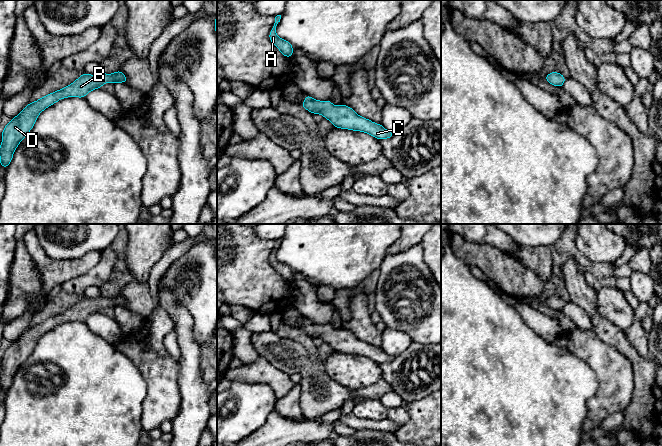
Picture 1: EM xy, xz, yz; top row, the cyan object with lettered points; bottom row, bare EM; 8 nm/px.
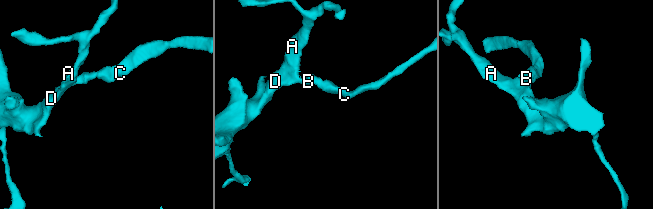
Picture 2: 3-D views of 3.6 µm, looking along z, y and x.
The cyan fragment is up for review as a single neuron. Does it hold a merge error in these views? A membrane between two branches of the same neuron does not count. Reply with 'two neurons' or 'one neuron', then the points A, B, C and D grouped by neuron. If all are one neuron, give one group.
one neuron; groups A B C D

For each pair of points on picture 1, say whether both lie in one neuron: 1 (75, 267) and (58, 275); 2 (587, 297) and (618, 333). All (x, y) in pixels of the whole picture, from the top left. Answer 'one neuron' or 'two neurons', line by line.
1: one neuron
2: one neuron

